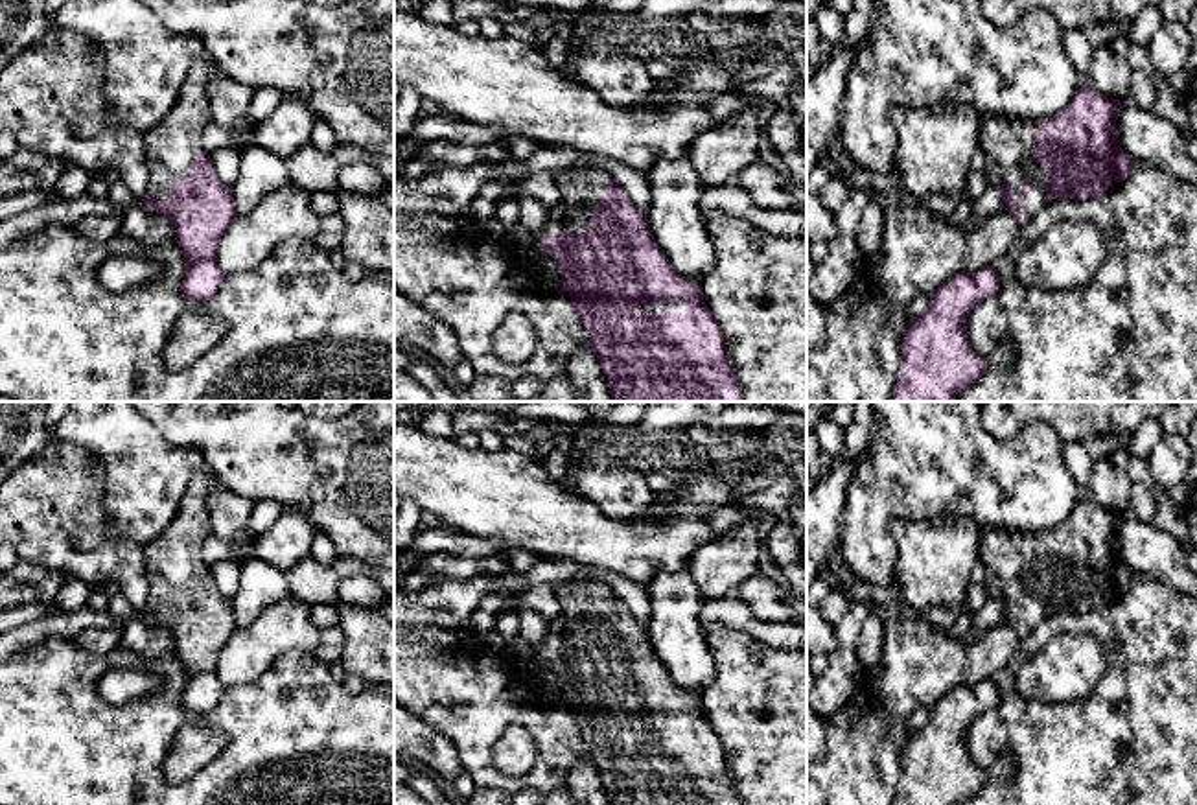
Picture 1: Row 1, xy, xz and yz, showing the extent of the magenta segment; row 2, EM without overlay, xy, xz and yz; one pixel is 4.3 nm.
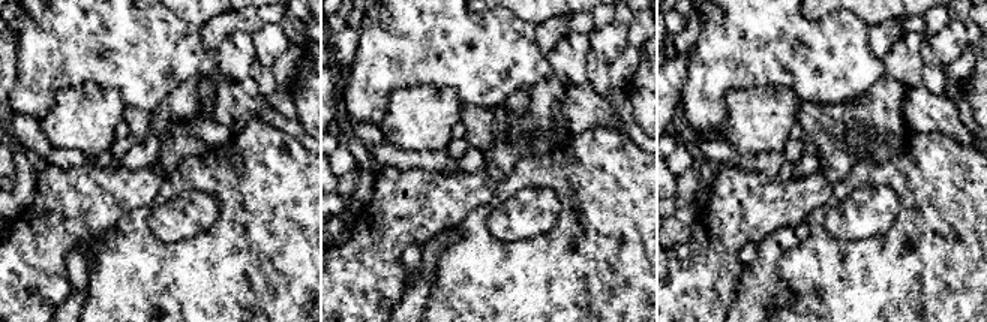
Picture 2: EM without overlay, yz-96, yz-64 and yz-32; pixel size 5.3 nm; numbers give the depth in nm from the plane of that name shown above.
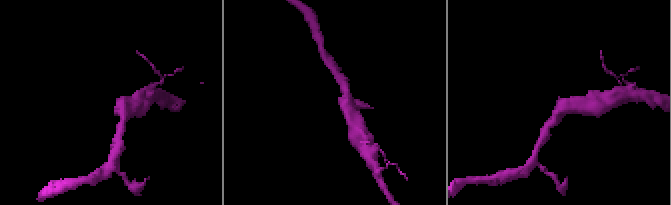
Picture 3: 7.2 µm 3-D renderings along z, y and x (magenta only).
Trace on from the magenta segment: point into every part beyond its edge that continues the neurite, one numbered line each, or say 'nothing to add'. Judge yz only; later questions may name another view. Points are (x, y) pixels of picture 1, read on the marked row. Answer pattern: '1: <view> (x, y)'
1: yz (1008, 142)

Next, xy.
1: xy (172, 144)

